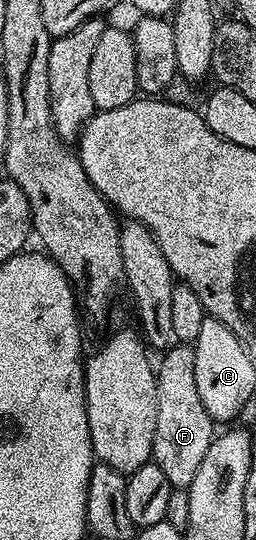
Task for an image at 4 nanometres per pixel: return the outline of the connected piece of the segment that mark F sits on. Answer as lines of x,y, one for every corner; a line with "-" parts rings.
179,342
162,353
157,364
157,430
153,434
153,462
169,478
172,489
188,489
197,478
201,458
213,439
213,421
202,405
194,373
194,347

